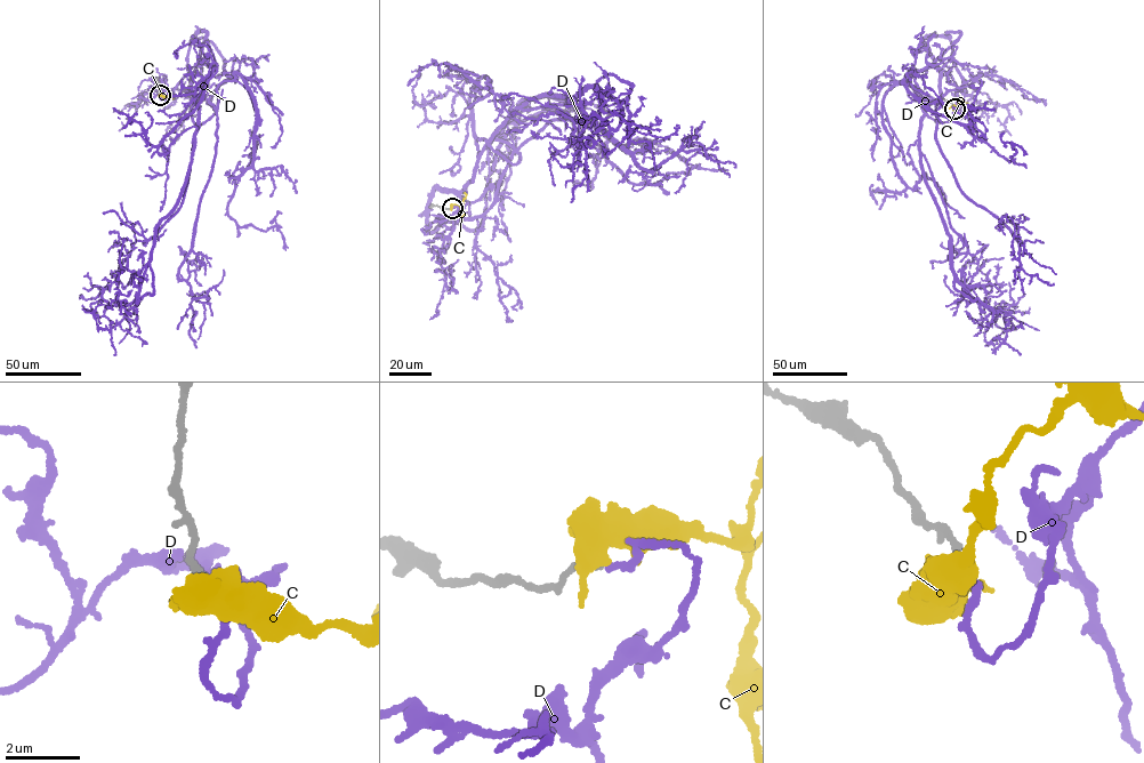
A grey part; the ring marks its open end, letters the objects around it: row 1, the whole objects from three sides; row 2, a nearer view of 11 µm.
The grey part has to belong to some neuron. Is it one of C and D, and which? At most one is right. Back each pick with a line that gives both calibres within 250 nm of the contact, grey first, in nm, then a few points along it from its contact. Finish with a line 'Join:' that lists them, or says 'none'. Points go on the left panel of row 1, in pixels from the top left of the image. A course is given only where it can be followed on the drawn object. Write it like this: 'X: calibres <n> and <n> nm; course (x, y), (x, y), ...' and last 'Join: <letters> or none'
D: calibres 200 and 190 nm; course (160, 95), (196, 67), (200, 123), (241, 77), (254, 157), (228, 213), (278, 227), (286, 250)
Join: D

